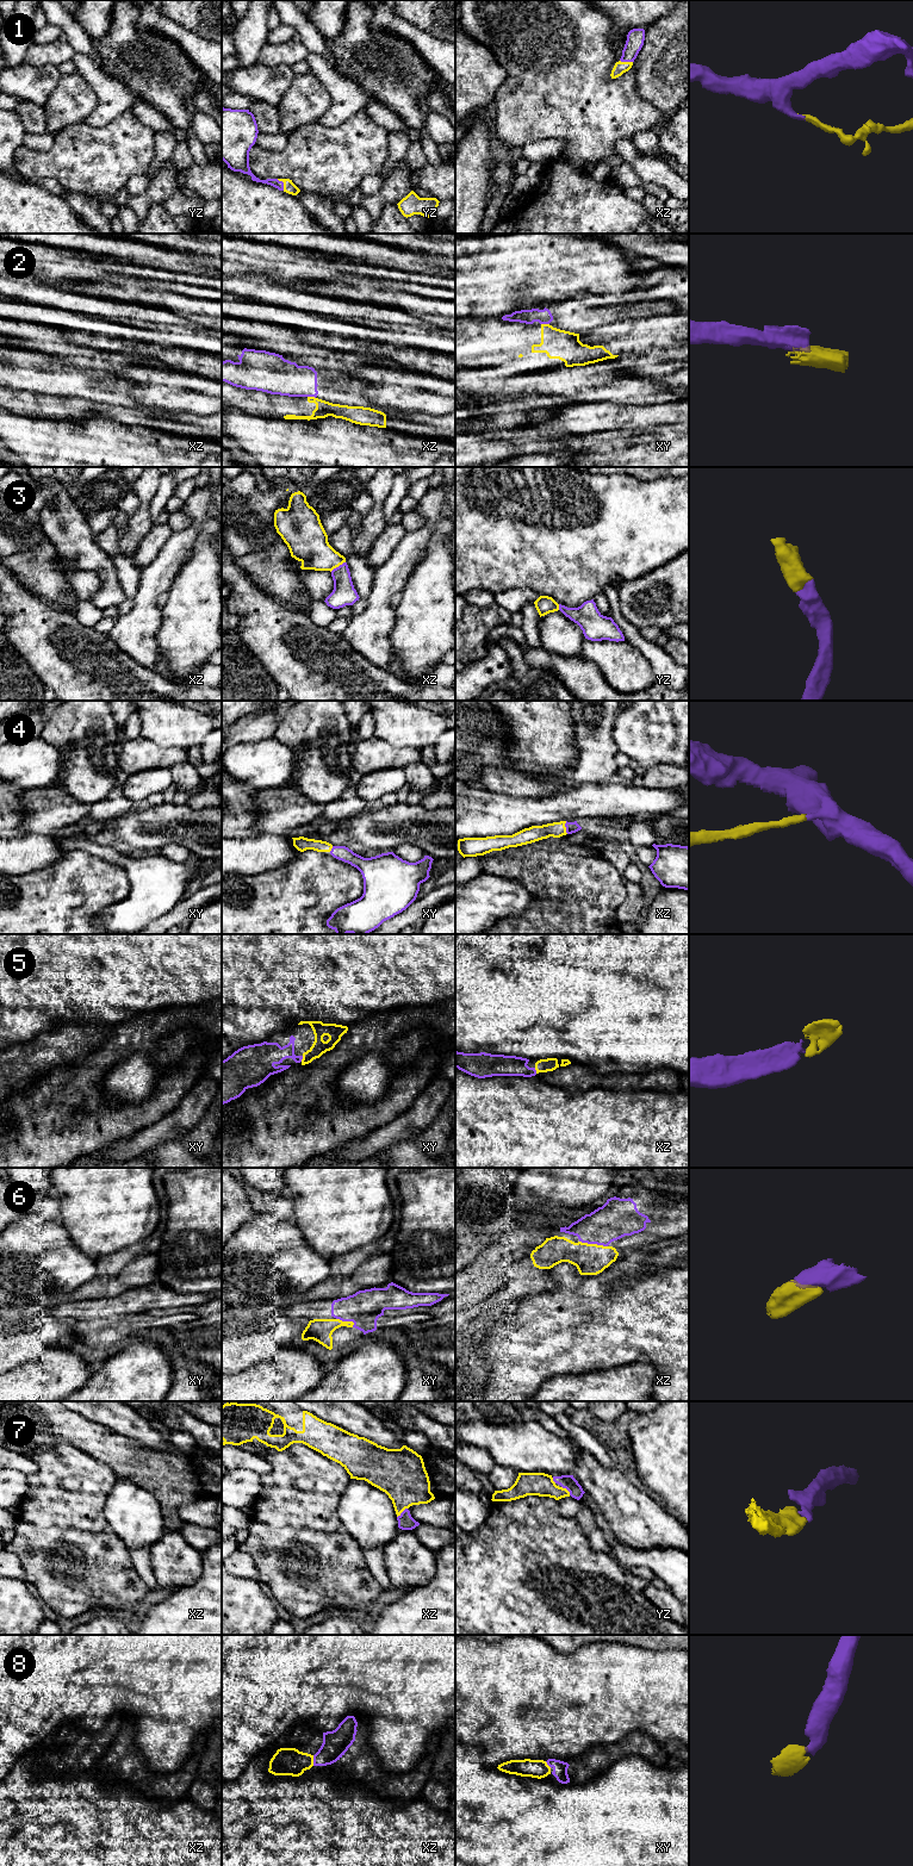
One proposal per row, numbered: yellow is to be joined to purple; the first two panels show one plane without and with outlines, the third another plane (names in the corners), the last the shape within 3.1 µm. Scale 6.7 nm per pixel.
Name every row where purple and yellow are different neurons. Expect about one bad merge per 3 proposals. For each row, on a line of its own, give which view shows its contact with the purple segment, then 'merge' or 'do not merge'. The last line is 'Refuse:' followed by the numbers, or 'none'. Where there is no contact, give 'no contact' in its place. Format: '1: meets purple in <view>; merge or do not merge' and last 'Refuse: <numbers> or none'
1: meets purple in yz; merge
2: meets purple in xz; do not merge
3: meets purple in xz; merge
4: meets purple in xz; merge
5: meets purple in xy; merge
6: meets purple in xz; merge
7: meets purple in xz; merge
8: meets purple in xz; merge
Refuse: 2

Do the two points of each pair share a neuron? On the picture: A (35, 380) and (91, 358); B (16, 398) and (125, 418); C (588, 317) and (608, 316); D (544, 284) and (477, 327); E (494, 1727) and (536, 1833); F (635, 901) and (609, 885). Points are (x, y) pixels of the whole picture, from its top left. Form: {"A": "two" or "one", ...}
{"A": "two", "B": "one", "C": "one", "D": "two", "E": "two", "F": "two"}

